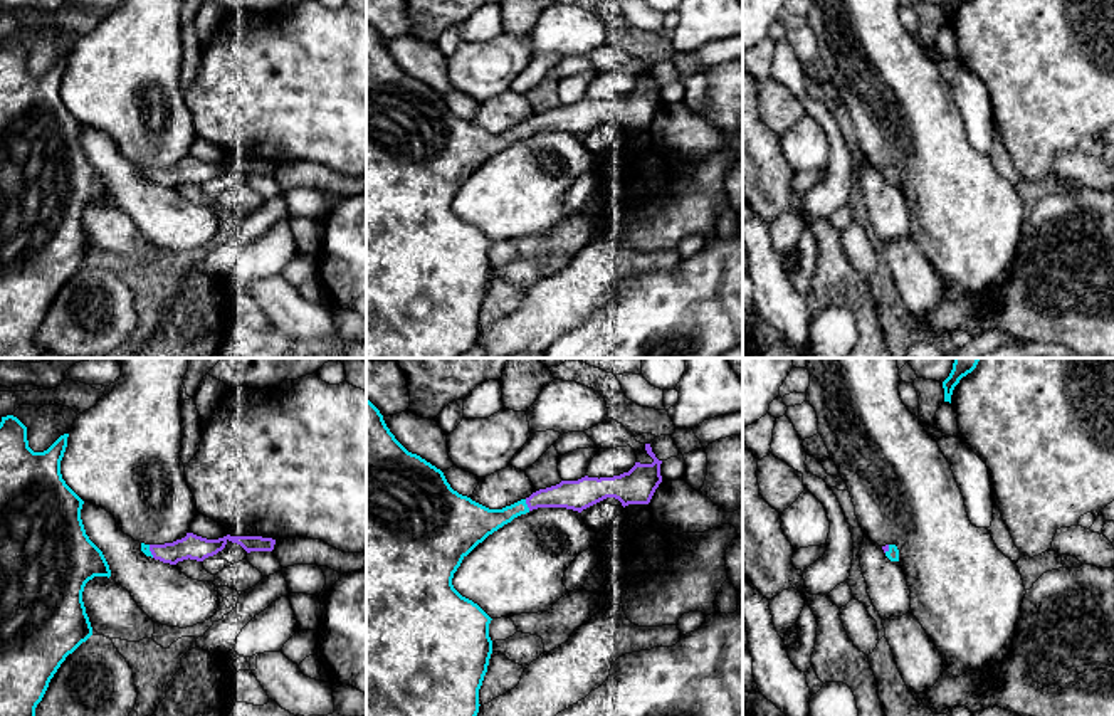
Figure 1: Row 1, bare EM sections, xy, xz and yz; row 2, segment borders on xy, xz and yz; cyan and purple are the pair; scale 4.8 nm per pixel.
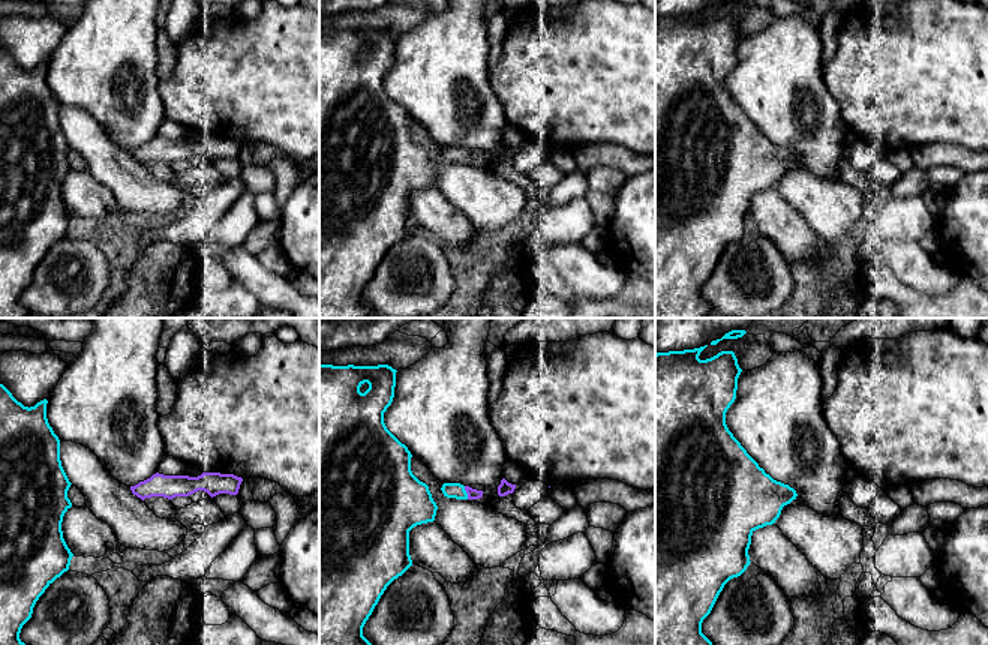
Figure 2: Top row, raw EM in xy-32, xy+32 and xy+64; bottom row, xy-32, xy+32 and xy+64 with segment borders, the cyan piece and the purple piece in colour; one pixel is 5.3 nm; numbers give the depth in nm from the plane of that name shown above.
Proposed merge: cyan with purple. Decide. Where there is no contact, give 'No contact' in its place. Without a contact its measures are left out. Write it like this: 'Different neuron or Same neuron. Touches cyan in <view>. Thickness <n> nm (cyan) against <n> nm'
Same neuron. Touches cyan in xz. Thickness 160 nm (cyan) against 140 nm

